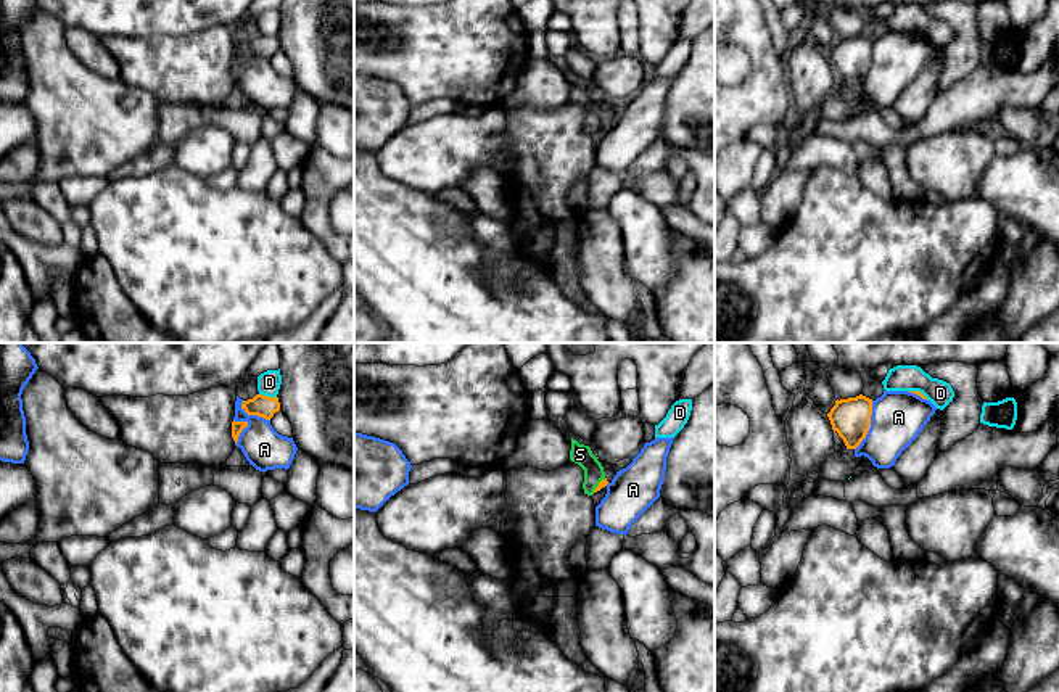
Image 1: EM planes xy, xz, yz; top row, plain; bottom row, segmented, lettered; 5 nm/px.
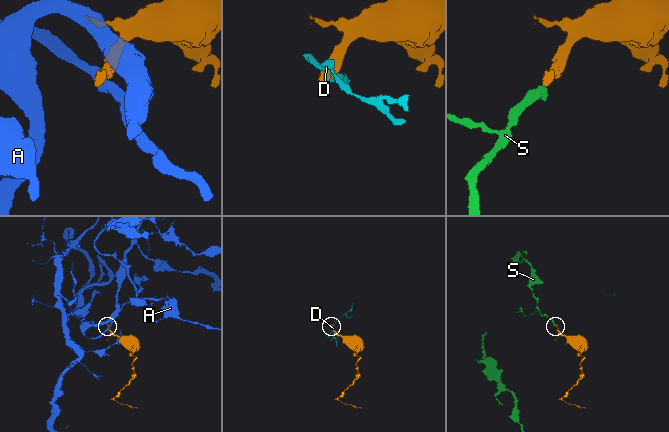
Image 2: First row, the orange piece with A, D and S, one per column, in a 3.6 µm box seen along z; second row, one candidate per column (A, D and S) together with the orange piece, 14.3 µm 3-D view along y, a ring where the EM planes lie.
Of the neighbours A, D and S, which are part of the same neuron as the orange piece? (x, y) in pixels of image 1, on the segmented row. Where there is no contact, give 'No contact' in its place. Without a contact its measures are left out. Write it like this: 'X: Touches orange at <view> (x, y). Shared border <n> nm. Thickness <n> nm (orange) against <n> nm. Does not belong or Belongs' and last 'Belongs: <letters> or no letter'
A: Touches orange at yz (869, 425). Shared border 260 nm. Thickness 190 nm (orange) against 260 nm. Does not belong
D: Touches orange at xy (267, 396). Shared border 90 nm. Thickness 110 nm (orange) against 120 nm. Does not belong
S: Touches orange at xz (599, 485). Shared border 100 nm. Thickness 40 nm (orange) against 100 nm. Belongs
Belongs: S

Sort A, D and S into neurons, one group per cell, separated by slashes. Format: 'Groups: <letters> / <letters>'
Groups: A / D / S

